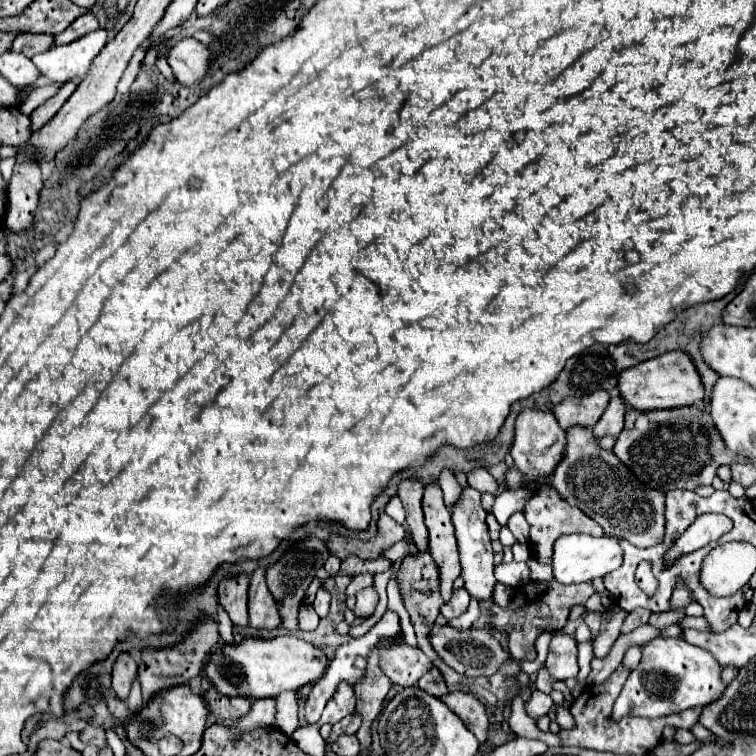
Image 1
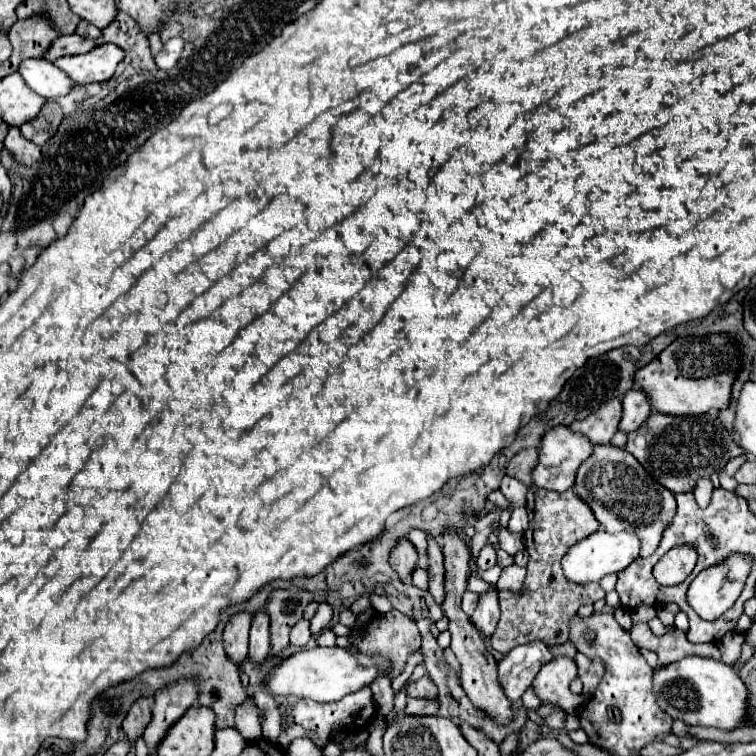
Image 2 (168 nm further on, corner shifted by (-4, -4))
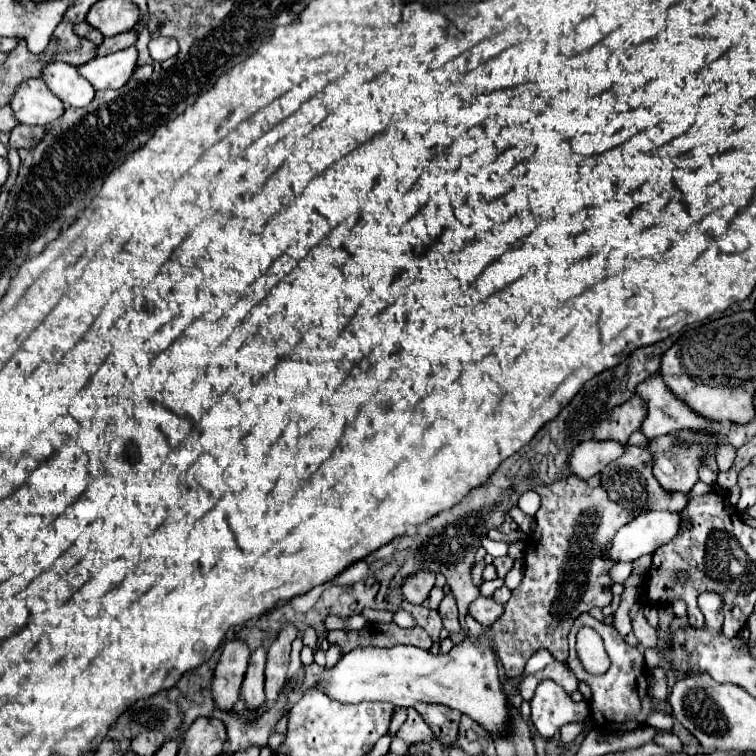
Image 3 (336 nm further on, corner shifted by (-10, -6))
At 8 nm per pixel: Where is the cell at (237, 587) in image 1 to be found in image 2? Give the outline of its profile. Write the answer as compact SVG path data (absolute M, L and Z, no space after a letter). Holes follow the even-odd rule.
M238 613L234 615L226 629L224 629L224 637L222 637L222 643L224 643L224 649L226 649L226 655L230 657L230 661L234 661L236 665L240 665L246 655L248 655L248 631L250 631L250 621L252 617L248 613Z

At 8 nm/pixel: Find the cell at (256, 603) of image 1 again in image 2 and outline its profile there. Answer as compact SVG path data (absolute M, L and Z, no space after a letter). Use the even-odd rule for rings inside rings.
M264 611L256 613L250 629L250 651L248 659L252 663L264 663L270 653L270 619Z

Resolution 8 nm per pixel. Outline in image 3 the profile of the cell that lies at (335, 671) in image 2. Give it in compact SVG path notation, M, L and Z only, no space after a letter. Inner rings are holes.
M488 635L480 637L466 637L462 643L454 645L448 655L432 655L430 651L396 645L392 649L378 649L378 647L356 647L344 653L336 665L322 667L320 679L316 689L324 691L330 699L340 703L362 703L362 701L388 701L396 707L412 707L416 701L426 703L442 703L460 713L470 715L476 723L480 723L490 735L504 733L508 727L508 697L502 693L502 685L498 681L498 667L496 667L496 651L492 647L492 639Z

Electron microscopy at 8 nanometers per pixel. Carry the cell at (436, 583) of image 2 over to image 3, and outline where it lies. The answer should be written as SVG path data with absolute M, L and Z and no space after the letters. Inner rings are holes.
M448 591L438 607L438 613L442 617L444 627L448 629L448 633L452 631L460 631L460 623L458 623L458 609L456 609L456 599L452 595L452 591Z

